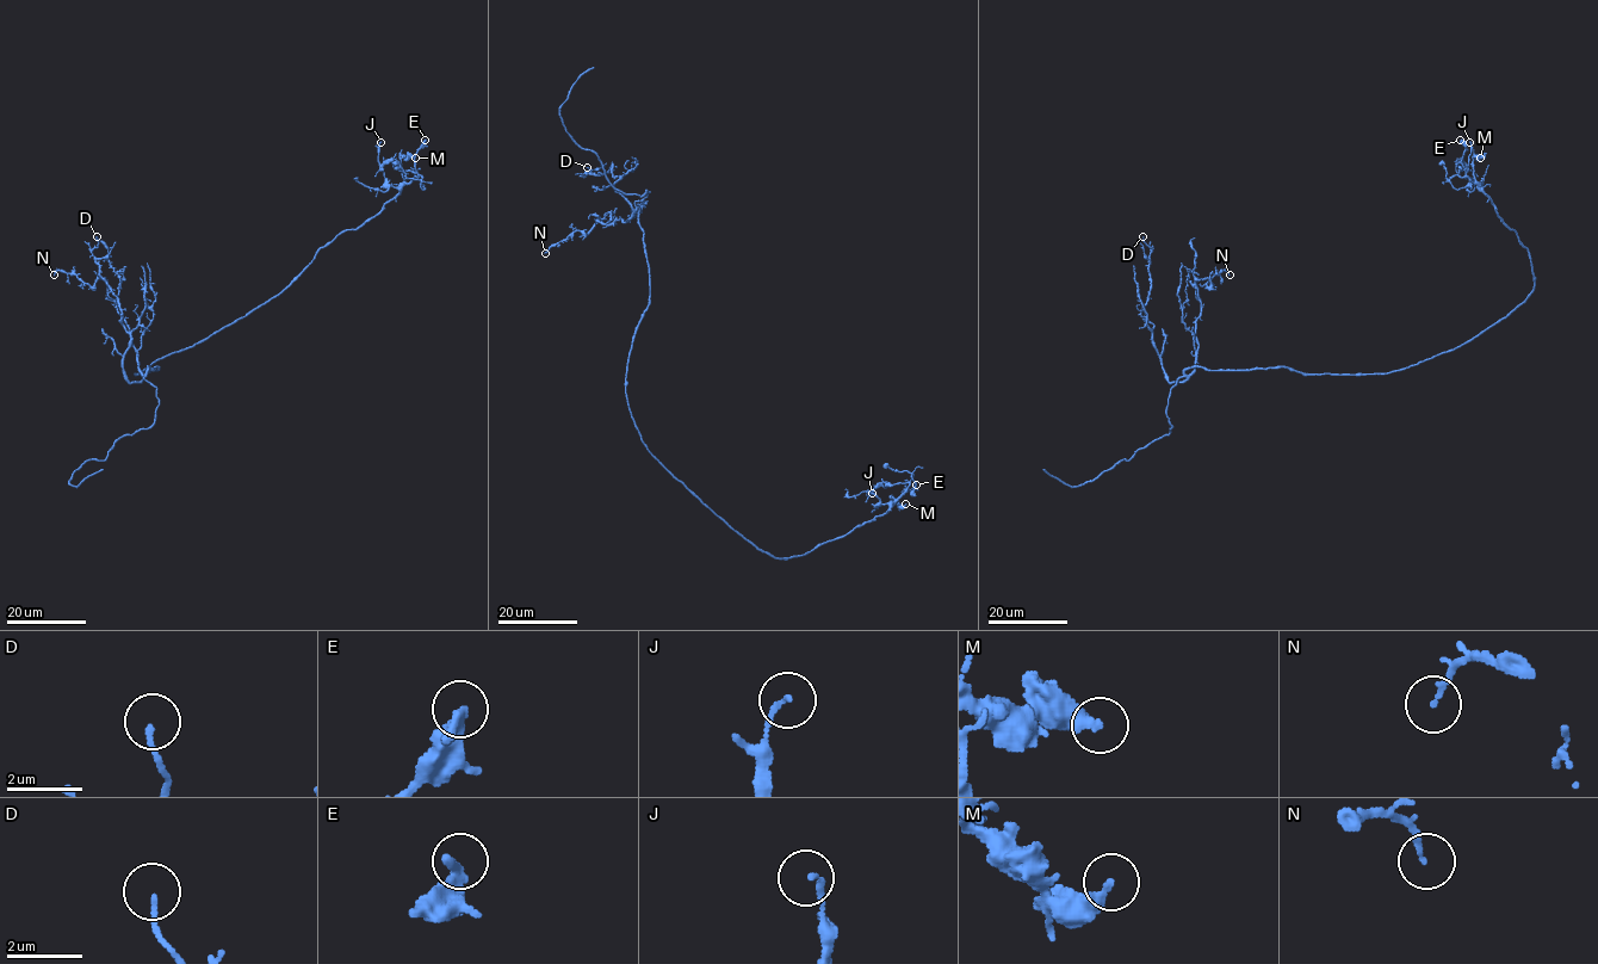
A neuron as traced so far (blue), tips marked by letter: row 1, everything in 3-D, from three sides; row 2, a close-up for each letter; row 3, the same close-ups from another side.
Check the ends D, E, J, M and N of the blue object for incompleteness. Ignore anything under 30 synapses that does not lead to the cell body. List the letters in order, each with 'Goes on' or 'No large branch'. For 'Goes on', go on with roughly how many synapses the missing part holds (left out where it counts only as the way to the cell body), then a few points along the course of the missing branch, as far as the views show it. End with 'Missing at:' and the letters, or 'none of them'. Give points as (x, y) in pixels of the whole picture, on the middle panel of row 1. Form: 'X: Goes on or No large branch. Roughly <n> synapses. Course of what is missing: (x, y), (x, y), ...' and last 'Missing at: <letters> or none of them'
D: No large branch
E: No large branch
J: No large branch
M: No large branch
N: No large branch
Missing at: none of them

